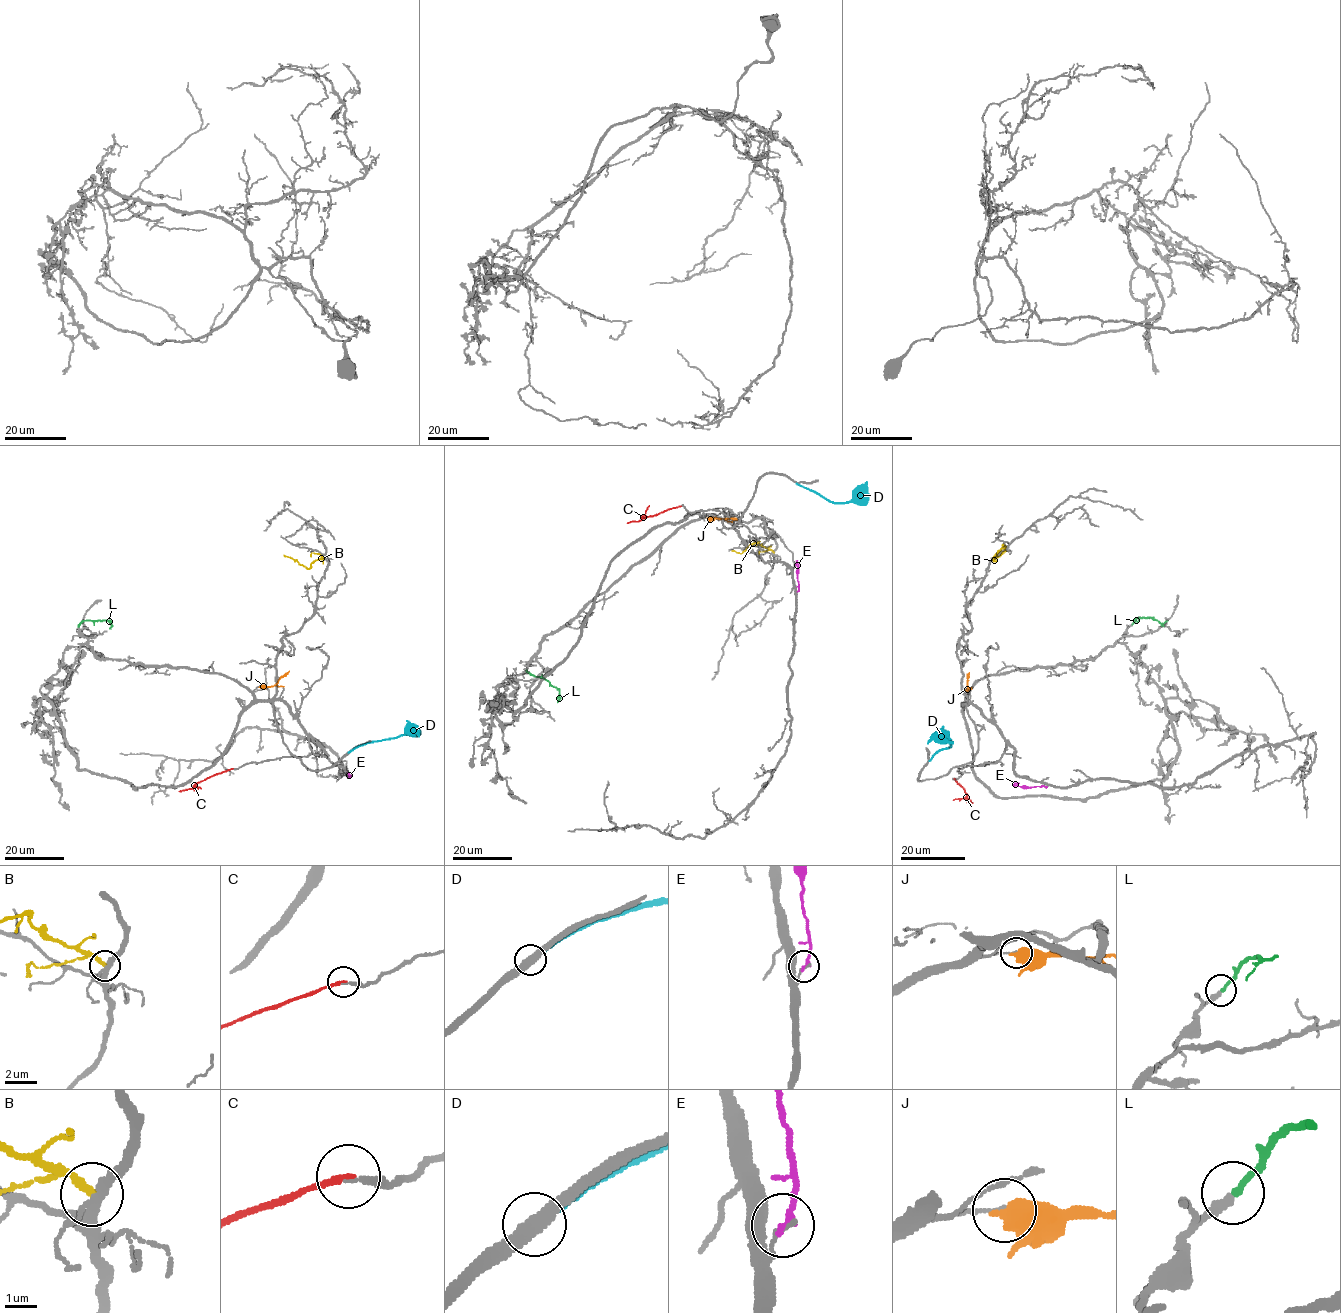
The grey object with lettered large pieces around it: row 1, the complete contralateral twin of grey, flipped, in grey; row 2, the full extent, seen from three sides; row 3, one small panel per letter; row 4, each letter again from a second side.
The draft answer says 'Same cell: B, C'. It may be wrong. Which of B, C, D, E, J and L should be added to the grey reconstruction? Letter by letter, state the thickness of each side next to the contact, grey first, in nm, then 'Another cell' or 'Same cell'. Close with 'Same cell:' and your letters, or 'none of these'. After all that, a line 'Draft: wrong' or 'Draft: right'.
B: Thickness 280 nm (grey) against 260 nm. Another cell
C: Thickness 170 nm (grey) against 190 nm. Same cell
D: Thickness 380 nm (grey) against 260 nm. Another cell
E: Thickness 130 nm (grey) against 200 nm. Another cell
J: Thickness 180 nm (grey) against 600 nm. Another cell
L: Thickness 360 nm (grey) against 260 nm. Same cell
Same cell: C, L
Draft: wrong

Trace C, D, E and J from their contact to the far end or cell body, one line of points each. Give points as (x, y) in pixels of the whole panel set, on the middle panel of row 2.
C: (680, 506), (627, 523)
D: (796, 483), (831, 501), (847, 502), (867, 481)
E: (797, 591), (796, 566)
J: (708, 518), (737, 520)

